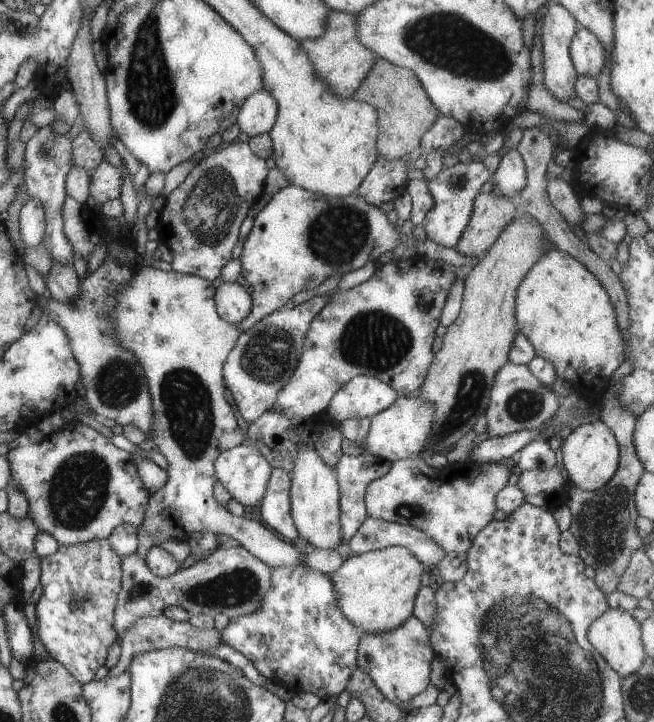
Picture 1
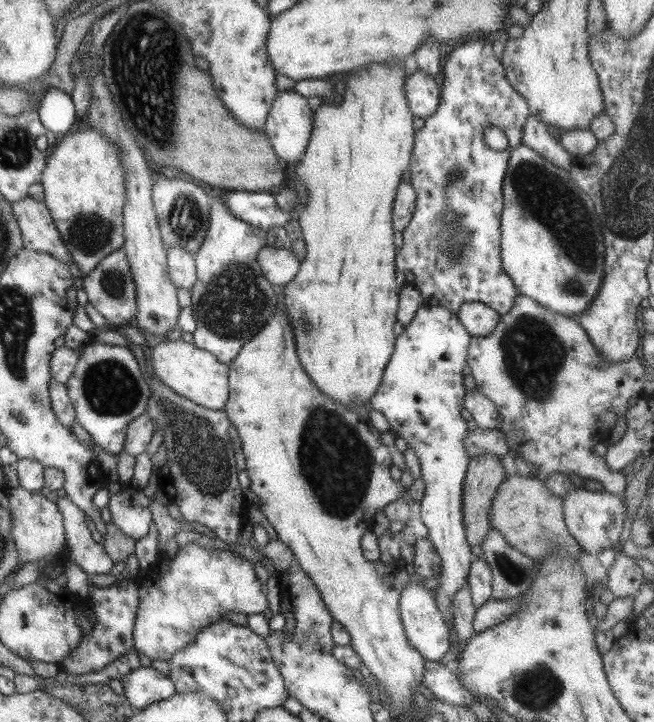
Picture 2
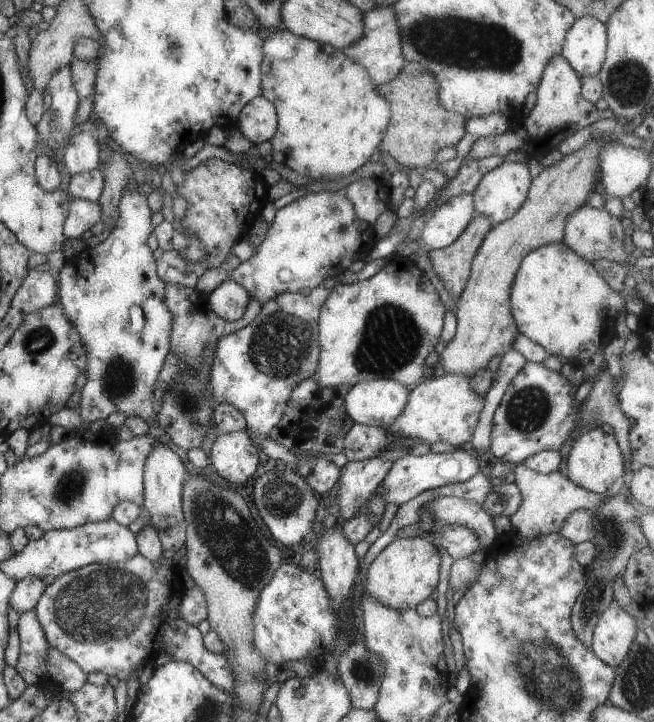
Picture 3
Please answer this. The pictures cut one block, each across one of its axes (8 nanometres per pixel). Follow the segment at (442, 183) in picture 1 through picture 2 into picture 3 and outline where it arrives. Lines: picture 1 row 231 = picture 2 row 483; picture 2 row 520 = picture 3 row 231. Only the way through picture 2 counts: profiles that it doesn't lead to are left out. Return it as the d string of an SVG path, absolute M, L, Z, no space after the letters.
M462 193L458 196L453 196L445 204L436 207L432 212L431 218L425 218L426 225L422 229L422 234L420 234L419 244L427 246L429 249L447 248L458 239L458 236L462 235L462 232L475 216L473 193Z

